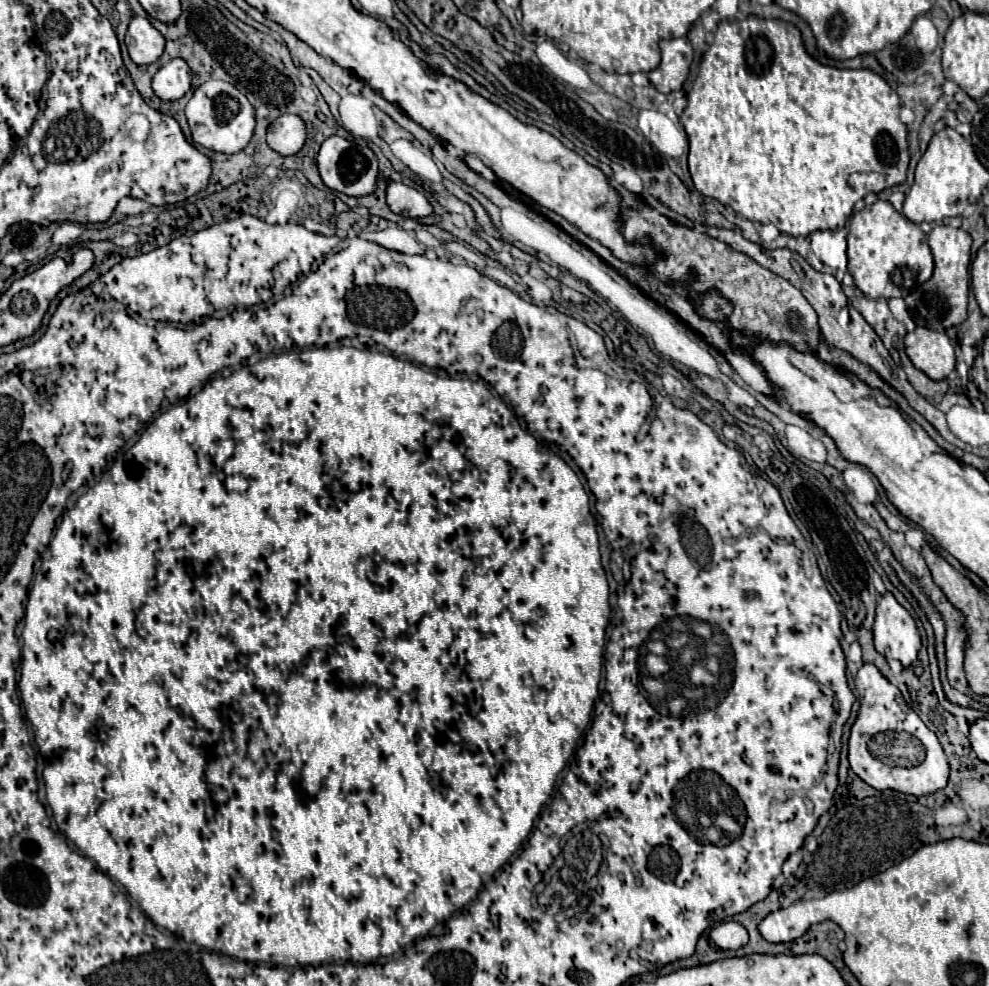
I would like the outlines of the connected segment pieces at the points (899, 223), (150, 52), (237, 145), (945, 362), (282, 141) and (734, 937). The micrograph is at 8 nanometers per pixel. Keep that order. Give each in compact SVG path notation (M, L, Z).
M885 200L853 214L847 232L847 258L847 270L855 286L869 298L905 298L933 272L933 256L925 234Z
M133 16L125 34L125 44L135 64L151 64L163 54L165 38L147 18Z
M209 80L195 88L191 100L185 106L185 116L189 120L193 140L209 150L223 154L241 152L249 144L255 128L253 106L245 98L245 94L241 94L233 84L225 80Z
M915 328L905 336L905 352L913 366L931 380L945 380L955 370L955 352L947 334Z
M283 114L277 120L273 120L267 128L267 144L283 154L291 156L301 150L305 144L305 124L295 114Z
M729 920L711 930L711 940L717 948L736 951L748 943L748 933L741 924Z

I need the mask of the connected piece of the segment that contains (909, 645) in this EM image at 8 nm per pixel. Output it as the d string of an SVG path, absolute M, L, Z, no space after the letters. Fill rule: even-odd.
M891 592L877 600L873 634L877 652L887 660L899 660L903 668L909 668L917 660L921 638L915 620Z

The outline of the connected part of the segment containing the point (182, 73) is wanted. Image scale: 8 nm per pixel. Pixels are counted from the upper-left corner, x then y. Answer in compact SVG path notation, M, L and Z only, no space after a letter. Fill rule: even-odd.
M181 58L163 64L153 76L153 90L161 100L177 100L191 90L191 68Z

